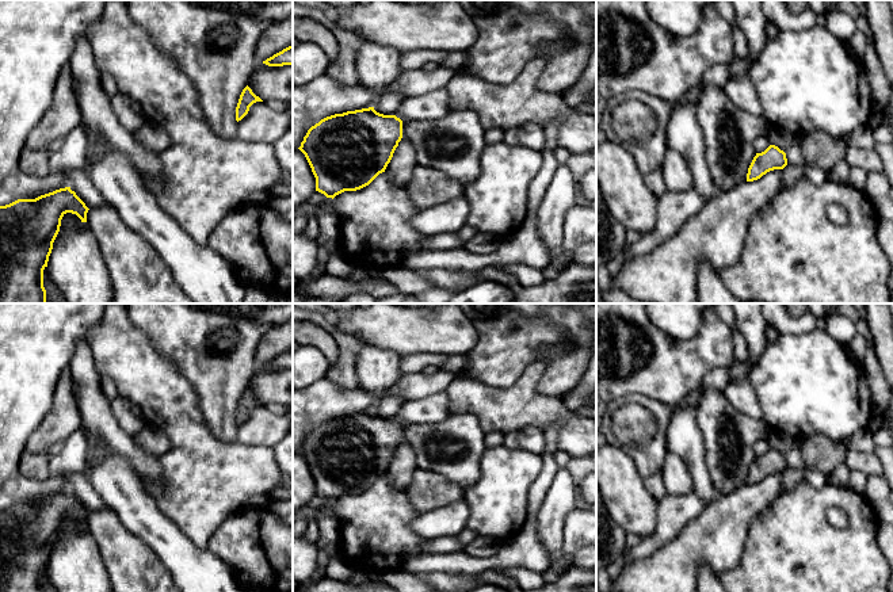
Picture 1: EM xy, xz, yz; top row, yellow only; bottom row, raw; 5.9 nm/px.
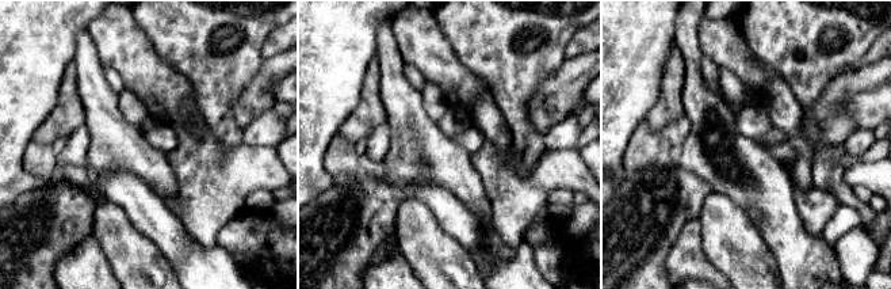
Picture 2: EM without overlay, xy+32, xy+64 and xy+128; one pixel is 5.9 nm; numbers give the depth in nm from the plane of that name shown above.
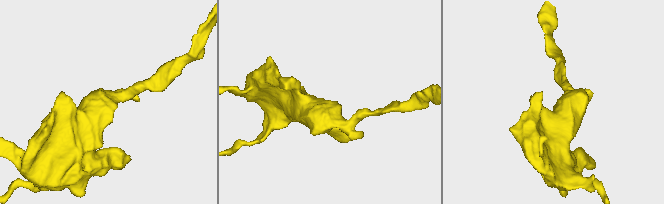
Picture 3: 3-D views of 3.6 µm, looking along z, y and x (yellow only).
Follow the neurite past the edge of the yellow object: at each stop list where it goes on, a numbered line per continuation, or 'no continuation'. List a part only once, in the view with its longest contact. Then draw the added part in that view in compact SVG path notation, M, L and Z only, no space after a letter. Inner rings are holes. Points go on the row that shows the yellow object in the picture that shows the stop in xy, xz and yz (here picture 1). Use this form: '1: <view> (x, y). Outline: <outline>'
no continuation

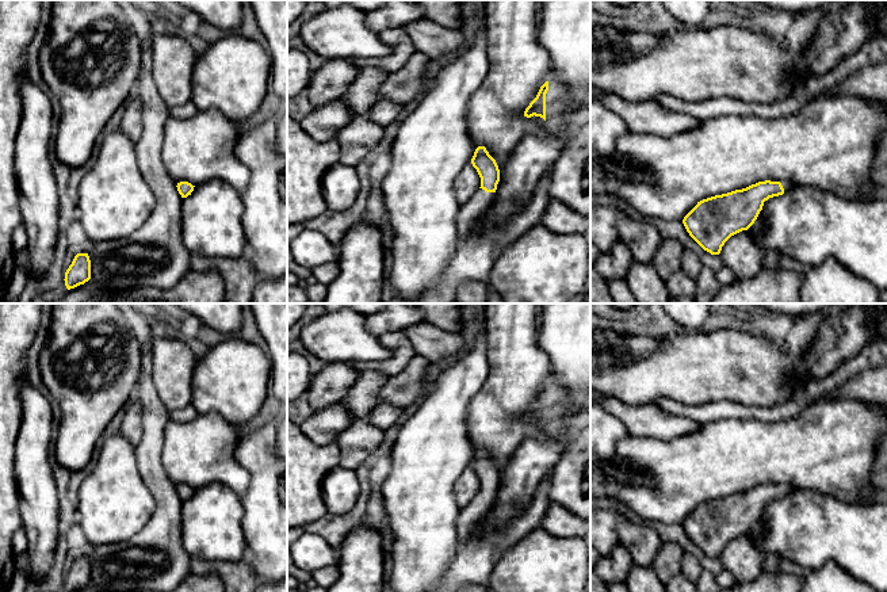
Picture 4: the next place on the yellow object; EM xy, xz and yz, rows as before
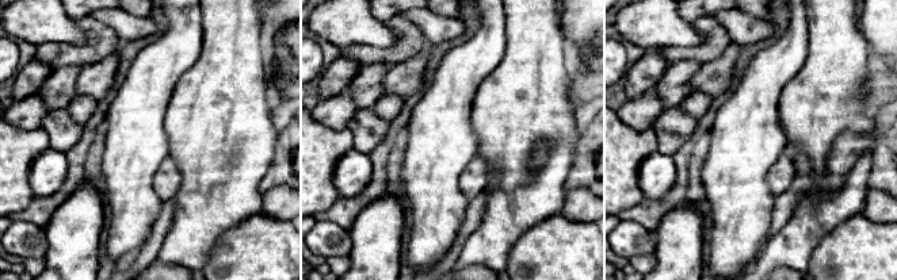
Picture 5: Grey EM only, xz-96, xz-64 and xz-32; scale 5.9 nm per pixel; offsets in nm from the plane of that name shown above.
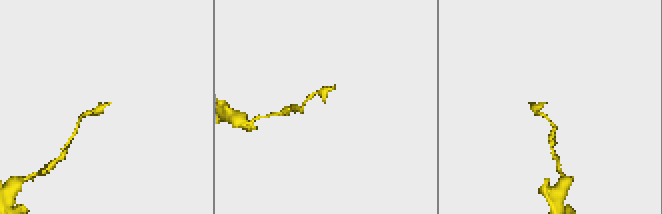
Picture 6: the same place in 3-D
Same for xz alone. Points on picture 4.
1: xz (558, 96). Outline: M555 77L548 80L548 91L546 93L546 122L557 123L570 104L569 88Z
2: xz (467, 213). Outline: M478 188L470 200L460 205L456 215L456 230L459 240L464 240L471 224L490 206L493 199L494 192L486 192L485 190Z

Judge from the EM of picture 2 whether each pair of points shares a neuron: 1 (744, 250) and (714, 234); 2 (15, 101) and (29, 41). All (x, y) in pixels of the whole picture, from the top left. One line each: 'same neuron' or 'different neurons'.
1: same neuron
2: same neuron

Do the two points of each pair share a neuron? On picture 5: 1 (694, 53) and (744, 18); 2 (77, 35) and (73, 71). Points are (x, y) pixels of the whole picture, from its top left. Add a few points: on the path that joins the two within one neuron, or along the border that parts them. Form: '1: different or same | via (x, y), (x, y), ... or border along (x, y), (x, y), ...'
1: different | border along (710, 16), (740, 46)
2: different | border along (86, 37), (80, 43), (44, 43)

